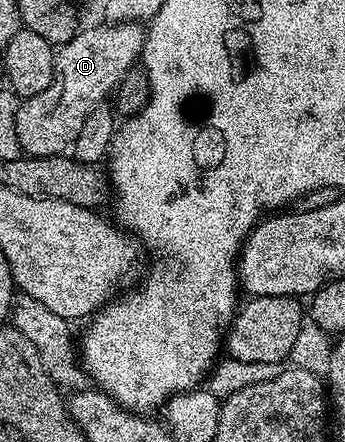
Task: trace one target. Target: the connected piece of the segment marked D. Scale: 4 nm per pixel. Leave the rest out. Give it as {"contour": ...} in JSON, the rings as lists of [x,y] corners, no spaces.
{"contour":[[[137,21],[110,22],[105,25],[85,27],[70,42],[61,45],[55,51],[54,75],[50,86],[42,90],[42,94],[27,97],[19,105],[16,114],[17,138],[23,155],[58,156],[67,153],[75,145],[78,130],[82,130],[82,122],[90,118],[90,110],[105,103],[115,93],[117,85],[129,69],[135,67],[143,53],[145,29]]]}

